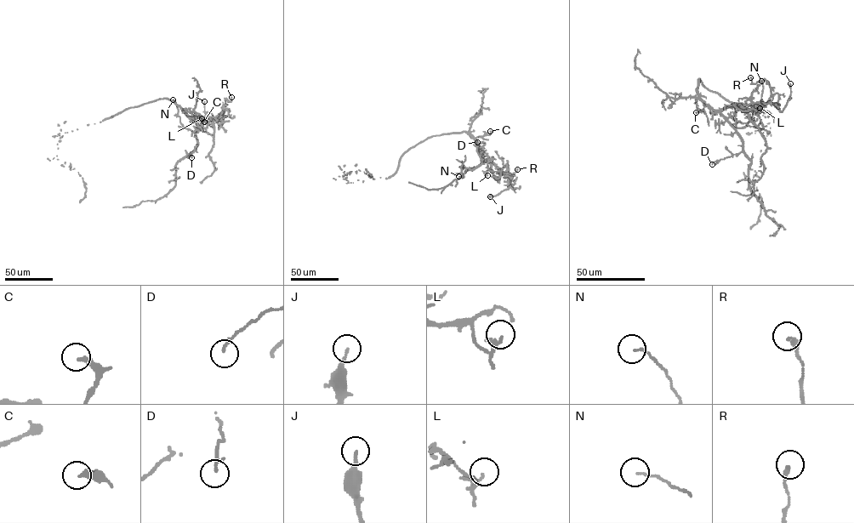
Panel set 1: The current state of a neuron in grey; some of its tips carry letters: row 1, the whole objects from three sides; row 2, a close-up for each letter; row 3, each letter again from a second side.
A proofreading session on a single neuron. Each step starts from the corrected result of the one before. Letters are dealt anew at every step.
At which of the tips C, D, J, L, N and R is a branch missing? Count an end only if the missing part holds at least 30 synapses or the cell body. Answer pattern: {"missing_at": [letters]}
{"missing_at": []}

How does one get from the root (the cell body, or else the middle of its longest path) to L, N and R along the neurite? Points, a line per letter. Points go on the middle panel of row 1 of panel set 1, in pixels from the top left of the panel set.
L: (435, 135), (467, 133), (476, 141), (481, 155), (490, 163), (491, 169), (486, 171), (487, 175)
N: (435, 135), (465, 132), (481, 150), (481, 163), (466, 170), (462, 178), (458, 176)
R: (435, 135), (467, 133), (476, 141), (481, 155), (503, 171), (510, 183), (517, 169)

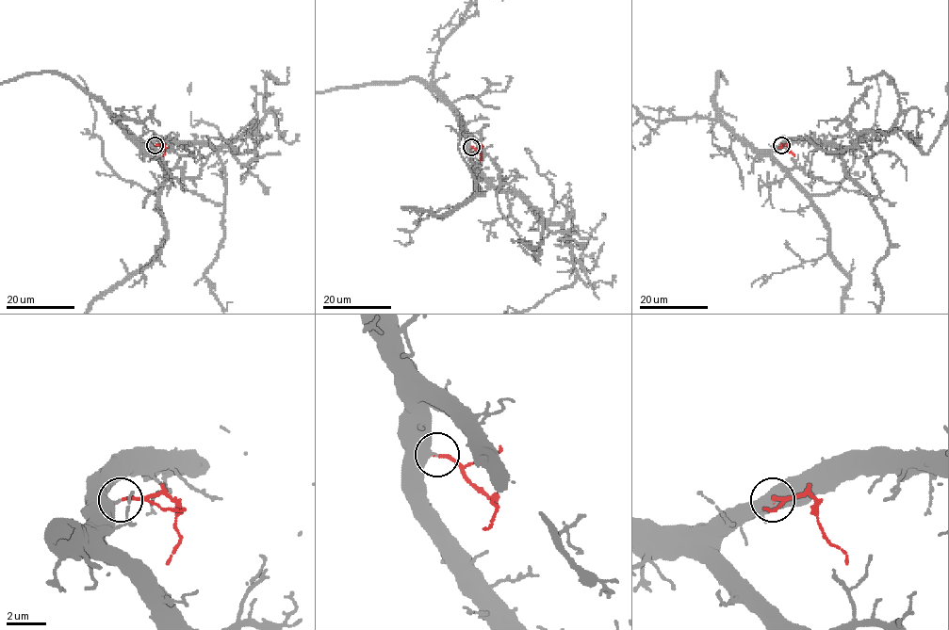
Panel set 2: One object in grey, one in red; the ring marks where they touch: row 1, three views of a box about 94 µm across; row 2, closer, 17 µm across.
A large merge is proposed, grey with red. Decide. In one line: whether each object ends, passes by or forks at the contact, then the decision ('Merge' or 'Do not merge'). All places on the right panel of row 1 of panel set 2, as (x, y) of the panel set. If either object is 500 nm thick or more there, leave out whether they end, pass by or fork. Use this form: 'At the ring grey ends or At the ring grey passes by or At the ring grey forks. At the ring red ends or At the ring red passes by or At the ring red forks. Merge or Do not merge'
At the ring grey ends. At the ring red ends. Merge

